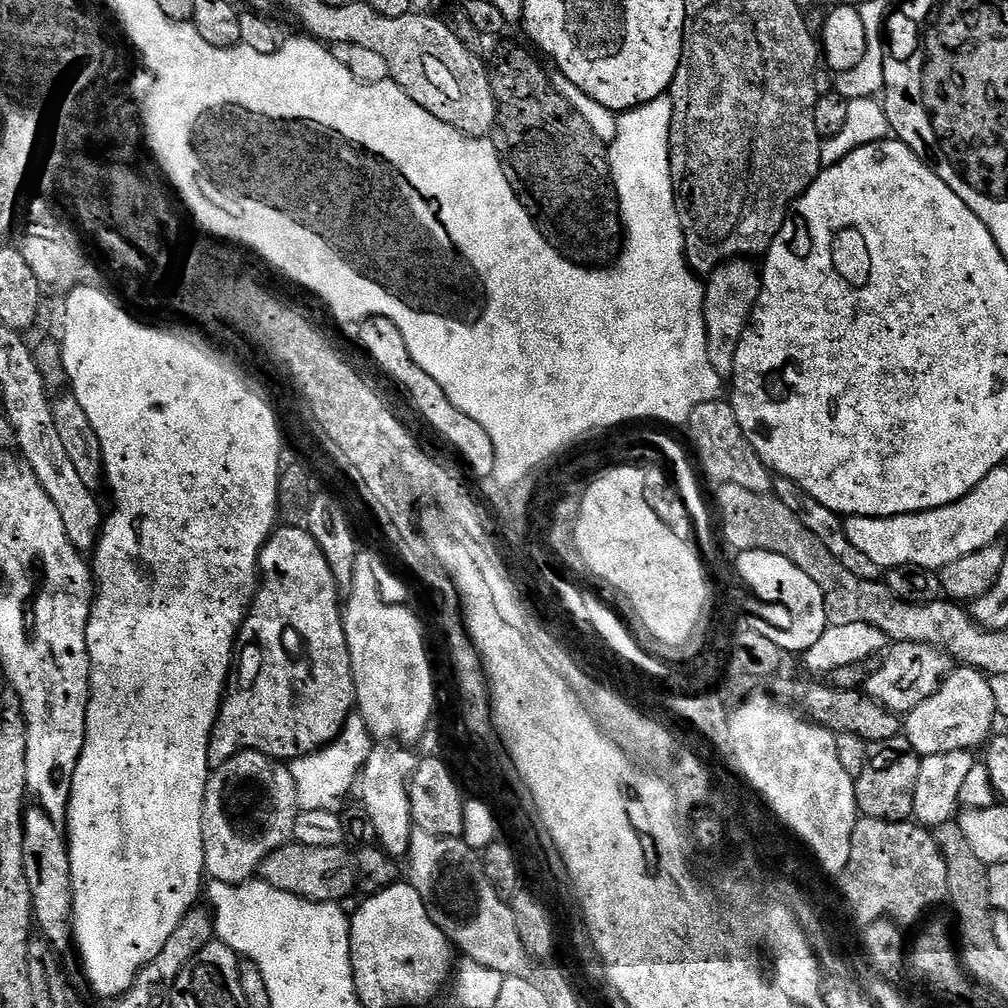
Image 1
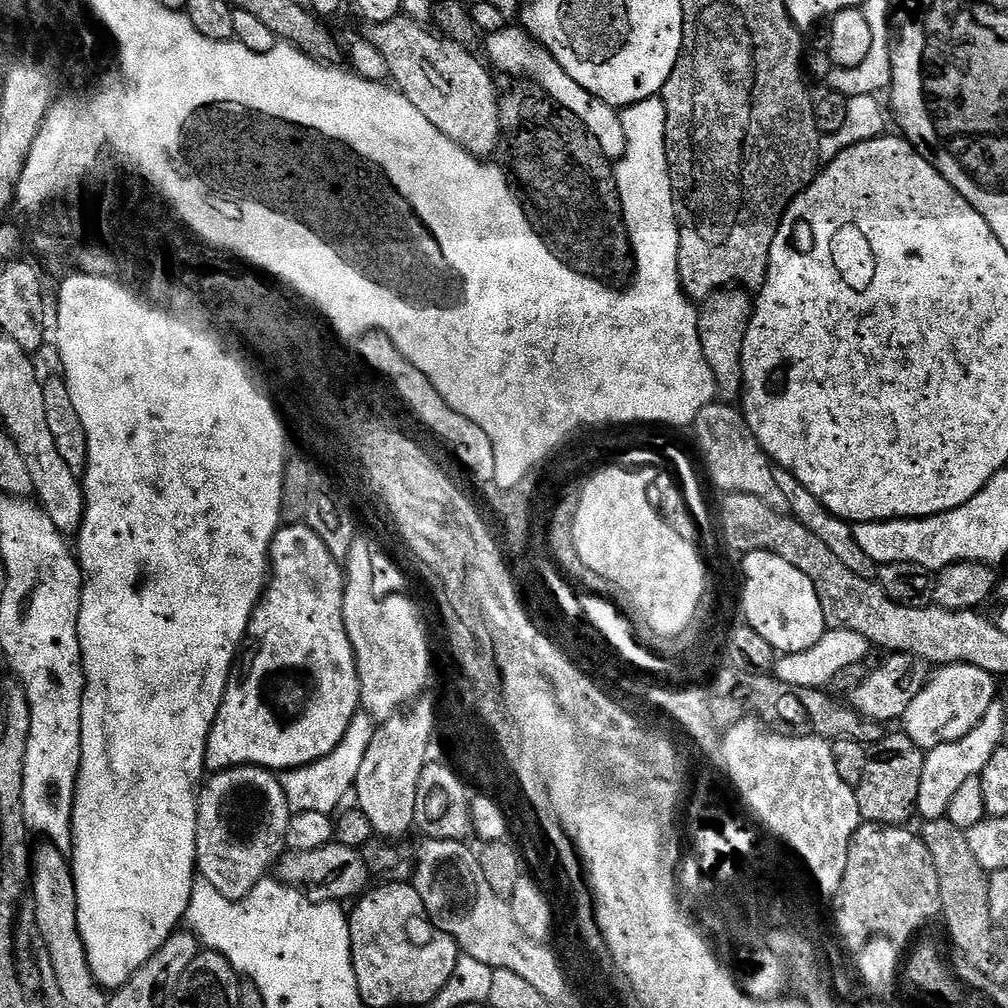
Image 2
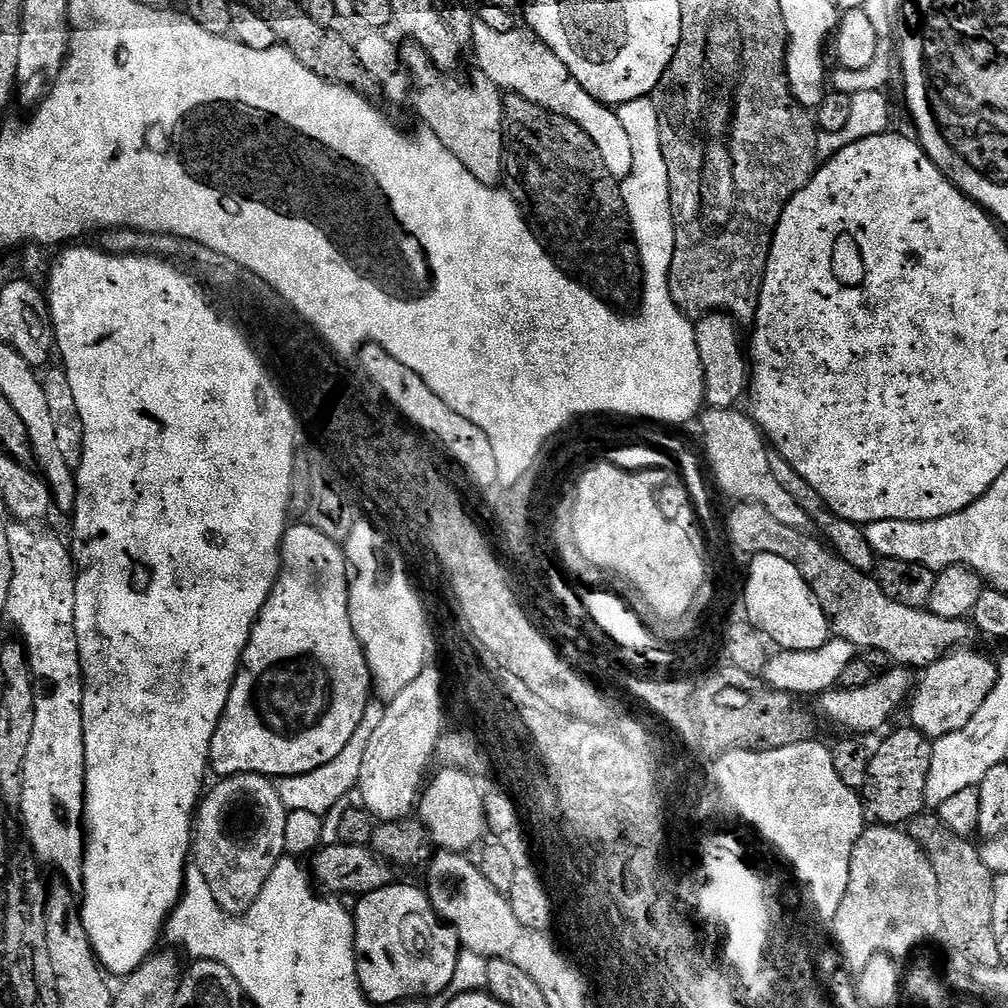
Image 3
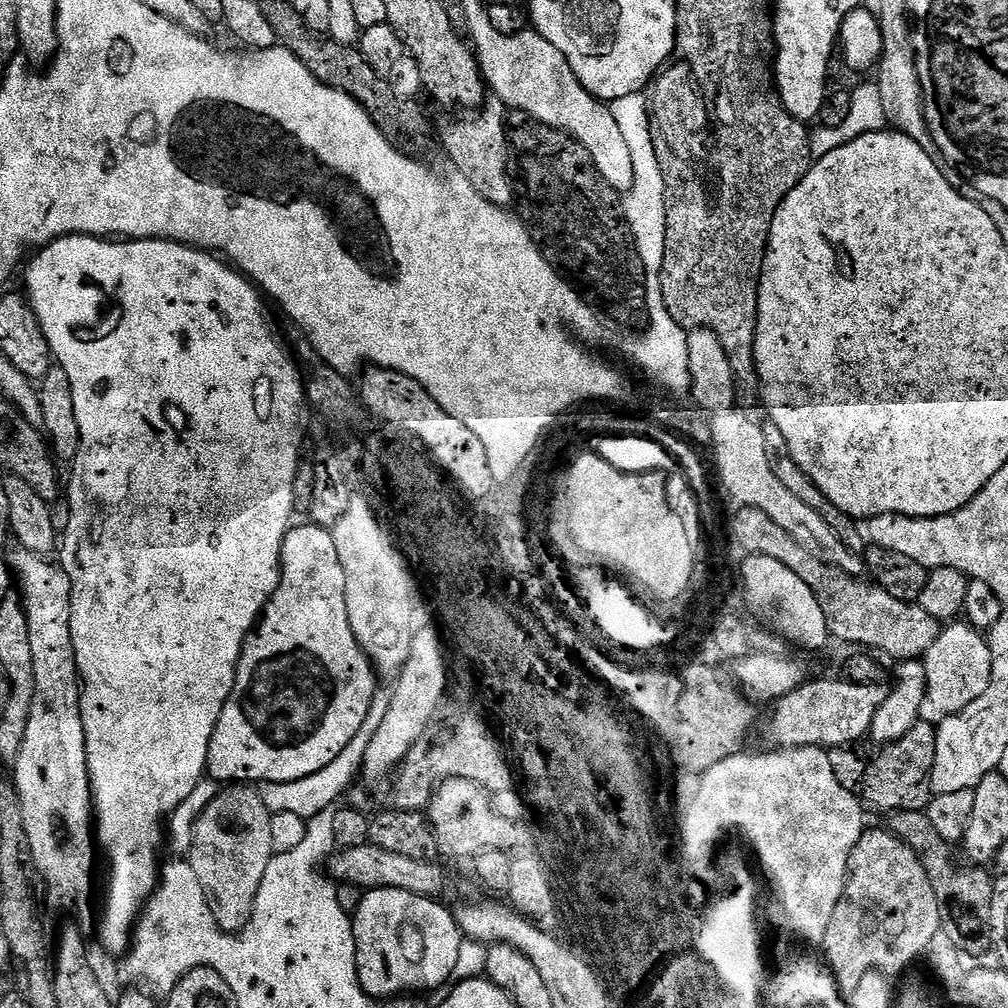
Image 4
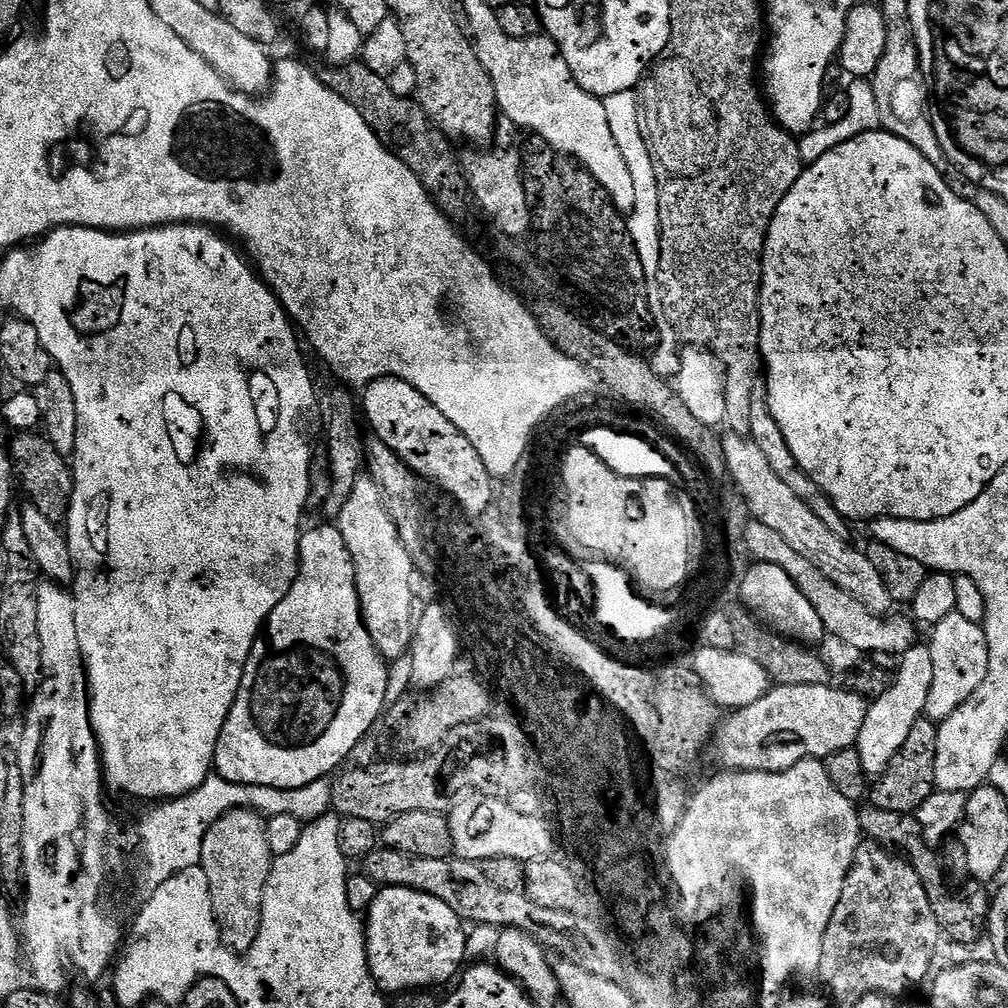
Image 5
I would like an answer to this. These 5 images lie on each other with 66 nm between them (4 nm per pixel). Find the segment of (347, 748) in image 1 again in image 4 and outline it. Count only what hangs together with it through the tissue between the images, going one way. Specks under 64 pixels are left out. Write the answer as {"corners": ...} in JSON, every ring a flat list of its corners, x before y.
{"corners":[[378,690,372,699,370,714,366,714,366,722,362,722,362,730,358,730,358,734,354,734,354,738,350,738,350,746,346,746,346,750,342,750,342,754,338,754,338,758,334,758,334,762,330,762,330,766,318,770,318,774,310,774,306,778,298,778,294,782,270,782,259,785,258,791,268,809,274,814,278,812,298,814,303,820,309,821,313,816,322,814,322,810,333,807,337,803,335,800,344,791,345,795,357,783,364,767,366,746,370,746,374,734,382,727,382,721,386,719,386,714,390,711,391,701,391,691]]}

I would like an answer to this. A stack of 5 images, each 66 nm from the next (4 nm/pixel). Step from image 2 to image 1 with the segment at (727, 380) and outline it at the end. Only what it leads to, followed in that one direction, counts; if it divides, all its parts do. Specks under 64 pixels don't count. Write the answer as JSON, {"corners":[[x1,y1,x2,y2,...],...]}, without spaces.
{"corners":[[737,258,727,263,724,269,718,271,712,281,707,281,706,284,704,317,709,330,708,342,712,349,712,361,722,374,733,371,736,363,736,345,744,336,760,297,762,272,752,264,755,263]]}

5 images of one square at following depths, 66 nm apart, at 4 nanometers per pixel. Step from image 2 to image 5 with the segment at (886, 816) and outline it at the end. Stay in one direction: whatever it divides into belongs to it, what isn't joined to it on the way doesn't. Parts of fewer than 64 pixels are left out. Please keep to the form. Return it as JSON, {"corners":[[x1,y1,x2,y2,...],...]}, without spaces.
{"corners":[[921,718,918,722,914,722,914,727,910,730,906,742,902,742,902,750,898,750,898,754,894,754,894,758,890,758,890,766,886,766,884,773,871,785,871,803,882,810,915,813,916,808,922,806,922,802,926,802,926,798,930,798,932,792,937,791,937,786,934,782,934,754,938,754,937,721]]}

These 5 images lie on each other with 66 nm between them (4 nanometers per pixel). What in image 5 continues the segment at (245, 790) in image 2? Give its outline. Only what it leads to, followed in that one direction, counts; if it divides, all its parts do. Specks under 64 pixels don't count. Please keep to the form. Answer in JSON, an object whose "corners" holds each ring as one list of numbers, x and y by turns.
{"corners":[[247,806,232,808,209,824,202,842,199,866,206,872,222,942,237,954,249,952,258,938,262,902,274,859,266,840,267,825,265,817]]}

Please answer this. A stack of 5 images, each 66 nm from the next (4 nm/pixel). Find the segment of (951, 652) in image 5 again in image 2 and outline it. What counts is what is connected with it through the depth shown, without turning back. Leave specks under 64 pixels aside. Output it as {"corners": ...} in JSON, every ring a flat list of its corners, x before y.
{"corners":[[945,664,937,667,918,694,918,698,910,702,906,714,902,717,902,731,905,737,925,750,943,744,953,744,966,738,982,722,990,706,997,703,996,684,997,677,978,666]]}

